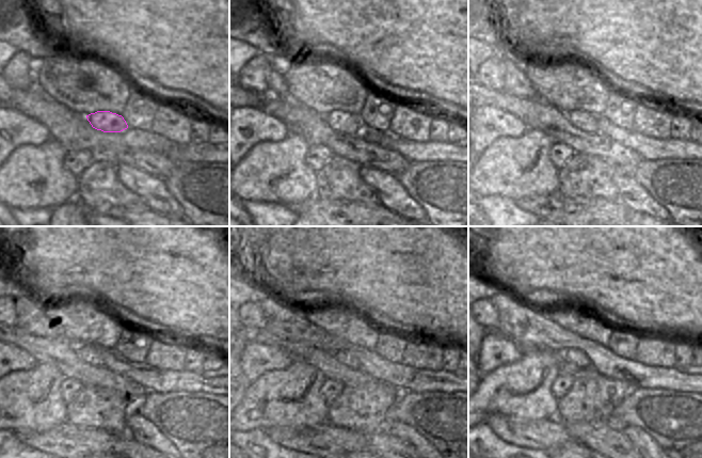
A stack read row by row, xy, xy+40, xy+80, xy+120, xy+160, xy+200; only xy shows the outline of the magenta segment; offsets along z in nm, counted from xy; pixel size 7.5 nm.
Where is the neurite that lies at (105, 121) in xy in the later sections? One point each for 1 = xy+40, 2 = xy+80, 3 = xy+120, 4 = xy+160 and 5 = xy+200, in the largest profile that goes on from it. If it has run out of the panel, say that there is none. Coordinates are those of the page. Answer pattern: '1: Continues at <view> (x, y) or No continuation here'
1: Continues at xy+40 (344, 122)
2: Continues at xy+80 (580, 120)
3: Continues at xy+120 (93, 354)
4: Continues at xy+160 (346, 358)
5: Continues at xy+200 (578, 358)

